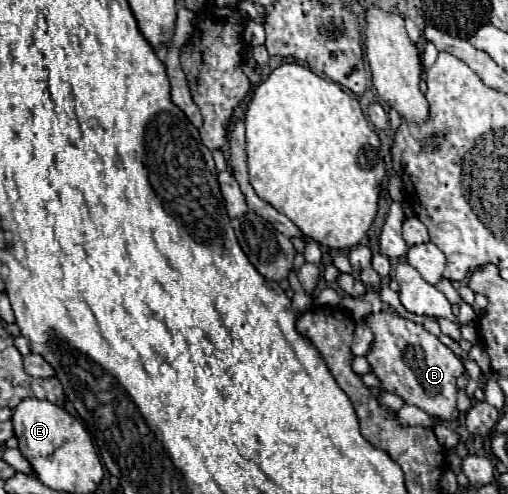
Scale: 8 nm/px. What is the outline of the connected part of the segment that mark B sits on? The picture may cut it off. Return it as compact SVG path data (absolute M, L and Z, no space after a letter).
M390 309L378 315L370 313L366 317L366 323L370 323L376 335L366 359L382 381L382 389L398 393L408 405L416 405L440 421L456 419L456 379L464 375L462 359L456 357L450 347L428 333L422 325L412 323Z

